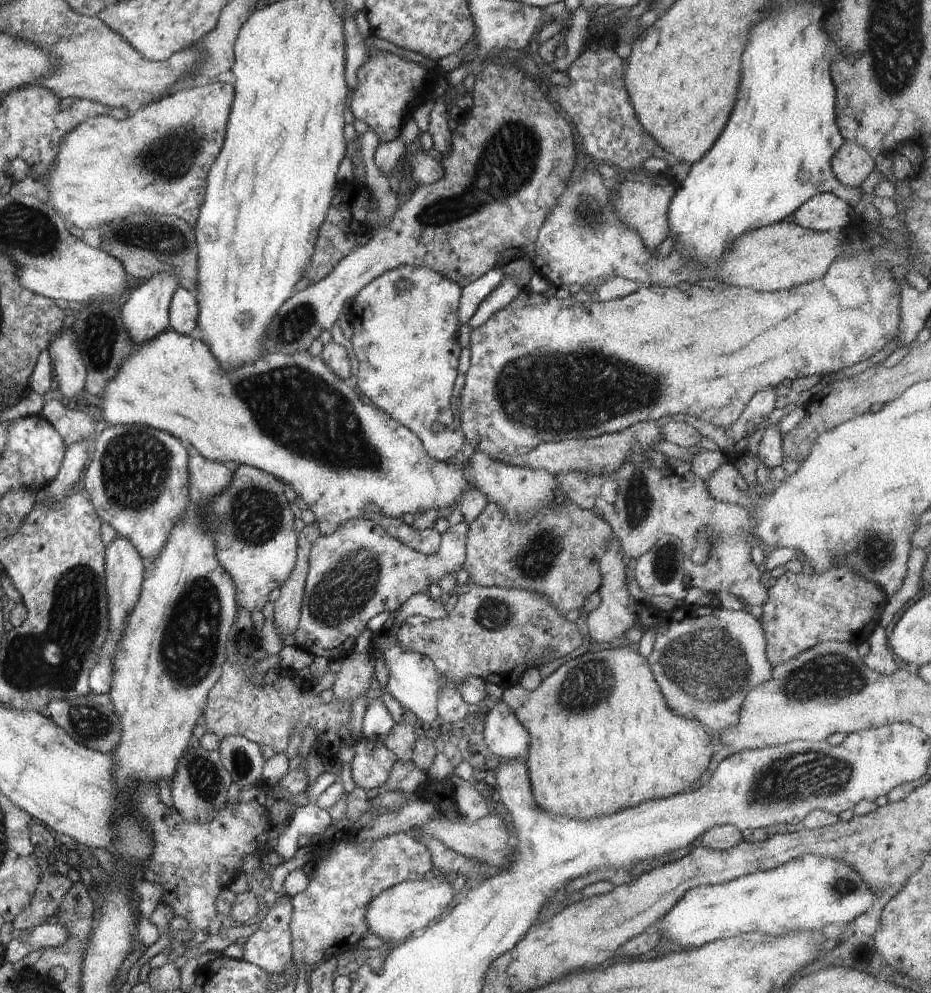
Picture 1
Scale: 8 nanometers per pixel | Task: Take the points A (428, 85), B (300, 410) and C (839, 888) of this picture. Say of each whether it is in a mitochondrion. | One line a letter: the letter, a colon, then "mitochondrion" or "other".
A: other
B: mitochondrion
C: mitochondrion

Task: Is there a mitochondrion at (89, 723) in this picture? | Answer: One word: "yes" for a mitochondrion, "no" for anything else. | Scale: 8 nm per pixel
yes

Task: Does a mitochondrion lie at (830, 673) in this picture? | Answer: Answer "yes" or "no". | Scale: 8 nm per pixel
yes

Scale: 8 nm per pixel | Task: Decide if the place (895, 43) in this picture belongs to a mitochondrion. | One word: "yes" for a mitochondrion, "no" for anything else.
yes

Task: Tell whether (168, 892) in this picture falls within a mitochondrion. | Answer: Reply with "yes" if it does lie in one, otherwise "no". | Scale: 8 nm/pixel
no

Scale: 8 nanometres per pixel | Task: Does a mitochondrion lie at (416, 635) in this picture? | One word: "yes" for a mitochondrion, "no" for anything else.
no

